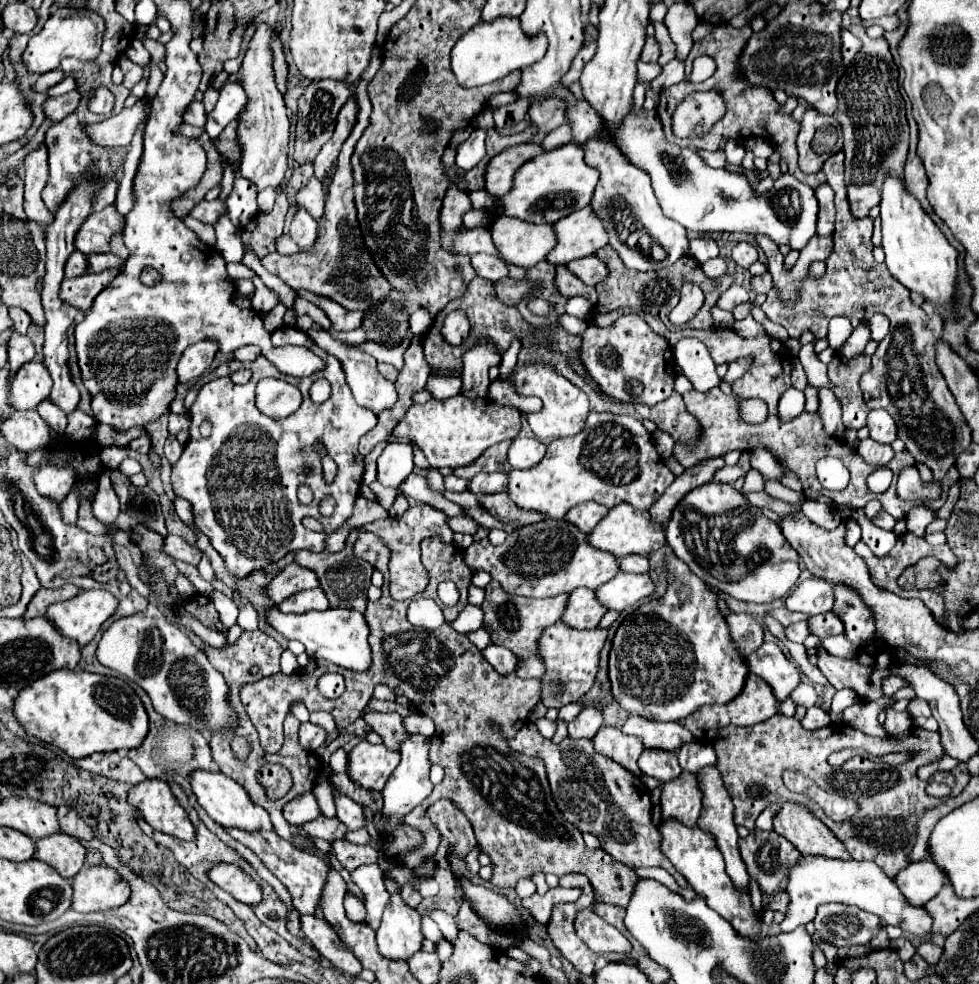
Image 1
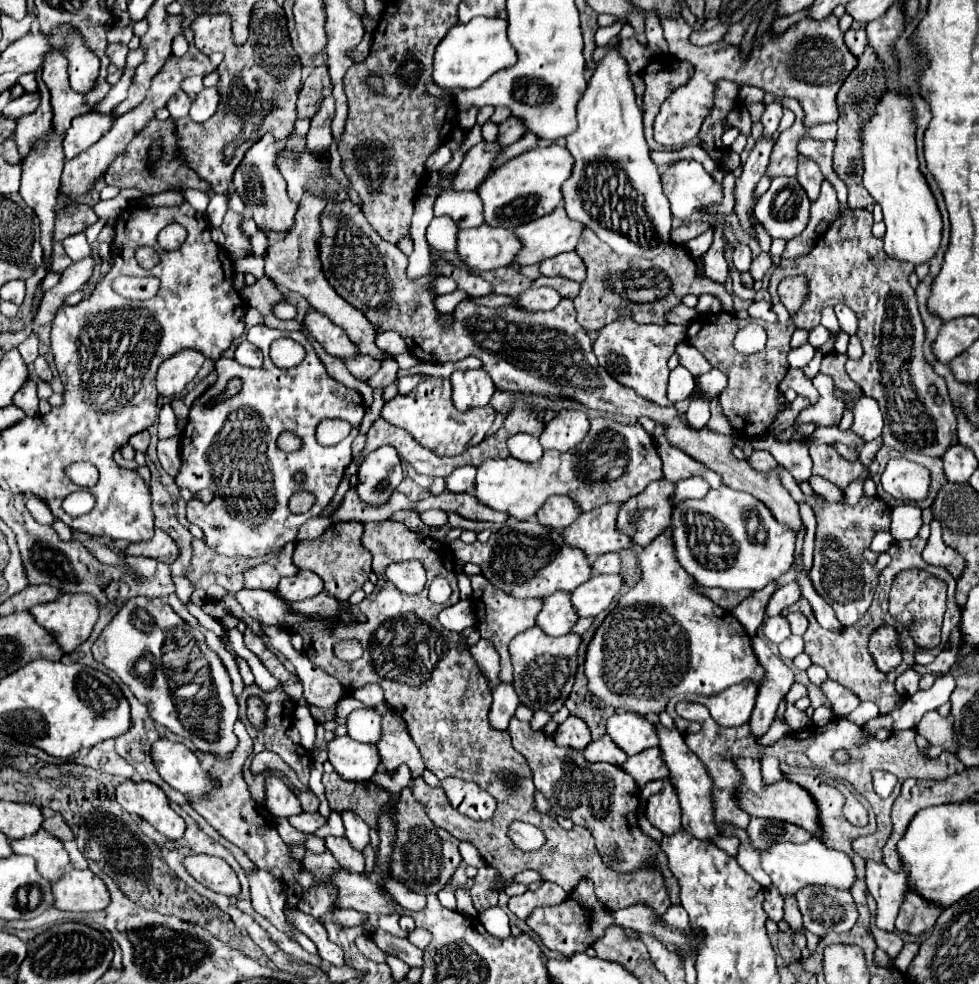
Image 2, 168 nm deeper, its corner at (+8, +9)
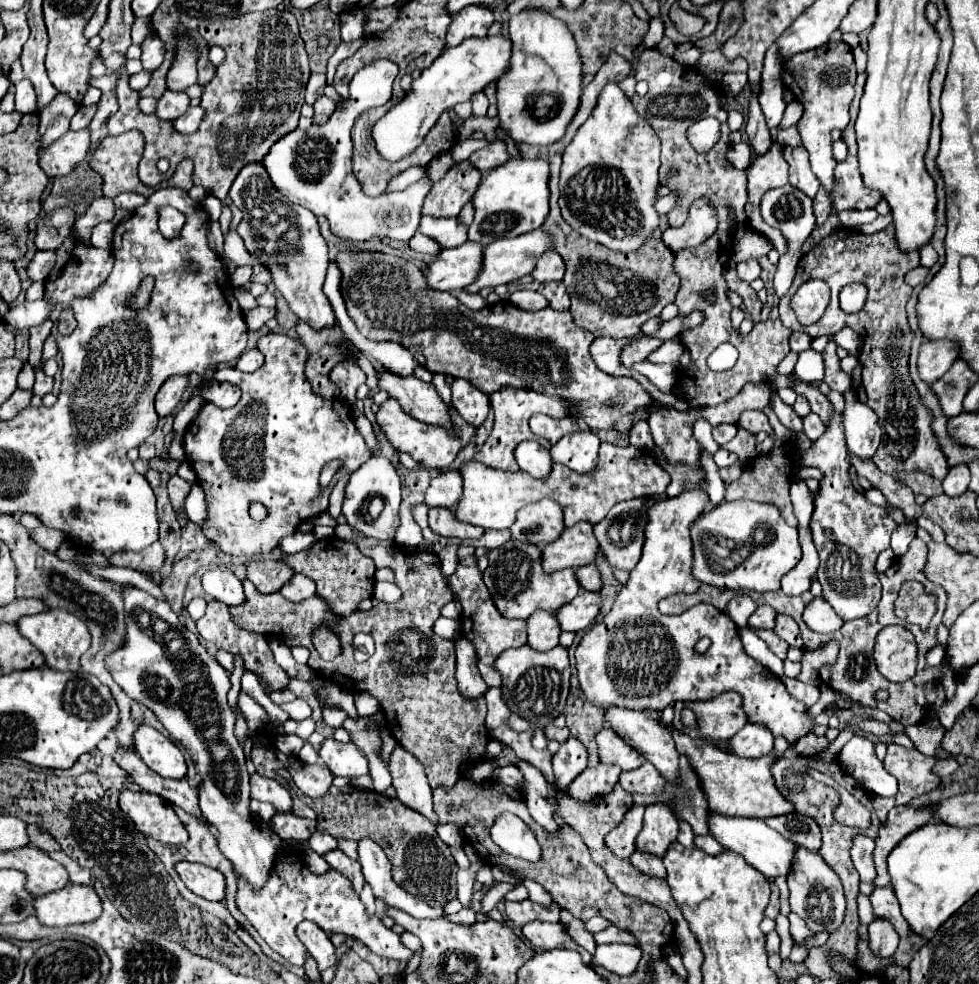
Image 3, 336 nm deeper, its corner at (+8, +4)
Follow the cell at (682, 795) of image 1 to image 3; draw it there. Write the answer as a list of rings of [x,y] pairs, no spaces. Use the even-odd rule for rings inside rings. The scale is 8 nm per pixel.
[[[656,803],[646,807],[644,827],[636,839],[636,851],[654,857],[664,857],[670,843],[678,837],[678,819],[672,815],[670,807]]]

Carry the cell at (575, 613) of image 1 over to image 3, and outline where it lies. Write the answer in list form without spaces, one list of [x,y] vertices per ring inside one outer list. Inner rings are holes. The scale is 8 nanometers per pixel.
[[[536,611],[532,617],[526,621],[526,631],[528,631],[528,647],[536,651],[548,651],[558,645],[560,637],[560,627],[554,617],[554,613],[548,611]]]

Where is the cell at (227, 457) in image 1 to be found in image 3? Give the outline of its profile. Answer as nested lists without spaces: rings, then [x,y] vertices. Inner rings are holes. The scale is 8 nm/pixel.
[[[266,333],[258,339],[258,349],[266,357],[258,371],[242,373],[236,367],[220,367],[214,373],[216,381],[240,387],[240,401],[230,409],[220,409],[214,403],[206,403],[184,435],[186,459],[196,471],[198,483],[204,489],[208,501],[208,521],[202,527],[204,535],[220,545],[224,553],[236,557],[252,557],[276,549],[282,537],[292,535],[298,529],[298,523],[304,523],[316,513],[320,515],[326,511],[330,491],[344,473],[356,471],[354,465],[362,465],[372,457],[364,437],[352,423],[350,405],[344,399],[322,399],[312,391],[304,375],[308,353],[298,339]],[[332,459],[344,459],[344,467],[334,475],[328,487],[320,487],[320,471]],[[250,501],[262,501],[268,507],[268,519],[254,521],[248,515]]]

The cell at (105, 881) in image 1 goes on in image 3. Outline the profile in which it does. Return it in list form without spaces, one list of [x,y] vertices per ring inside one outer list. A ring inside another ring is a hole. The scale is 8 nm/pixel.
[[[72,885],[34,899],[36,919],[46,927],[88,923],[100,917],[102,903],[92,885]]]

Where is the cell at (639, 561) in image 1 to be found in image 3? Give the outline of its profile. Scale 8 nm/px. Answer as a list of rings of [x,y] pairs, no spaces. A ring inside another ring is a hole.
[[[594,563],[576,569],[576,581],[580,581],[580,587],[584,587],[586,591],[598,591],[602,587],[600,573]]]

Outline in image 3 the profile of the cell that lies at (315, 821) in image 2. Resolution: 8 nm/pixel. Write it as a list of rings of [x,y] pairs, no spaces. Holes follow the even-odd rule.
[[[276,813],[270,819],[270,823],[274,827],[274,833],[282,841],[286,841],[286,839],[308,841],[310,835],[316,831],[316,821],[310,821],[310,819],[304,819],[304,817],[296,817],[294,813]]]

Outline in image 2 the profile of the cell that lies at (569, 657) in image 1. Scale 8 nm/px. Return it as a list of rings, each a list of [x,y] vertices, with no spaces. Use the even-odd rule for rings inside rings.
[[[528,628],[520,632],[510,642],[510,654],[514,664],[514,688],[522,704],[532,710],[546,710],[554,714],[560,710],[572,690],[574,674],[578,668],[578,646],[582,642],[580,634],[568,632],[564,636],[544,636],[540,628]]]

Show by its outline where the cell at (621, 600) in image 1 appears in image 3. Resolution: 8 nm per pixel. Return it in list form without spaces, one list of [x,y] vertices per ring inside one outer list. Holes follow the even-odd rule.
[[[580,591],[578,597],[574,597],[568,605],[562,605],[556,613],[558,625],[562,631],[572,631],[578,633],[586,627],[592,625],[600,611],[600,593],[590,593],[590,591]]]

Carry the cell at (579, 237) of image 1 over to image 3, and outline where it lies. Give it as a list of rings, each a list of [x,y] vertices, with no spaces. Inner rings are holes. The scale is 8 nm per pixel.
[[[536,229],[536,231],[530,231],[530,233],[524,233],[520,237],[514,237],[514,239],[500,239],[500,241],[494,241],[492,245],[484,247],[484,257],[482,257],[482,267],[480,267],[480,275],[476,275],[476,281],[472,281],[472,285],[464,287],[466,293],[478,293],[480,289],[484,287],[498,287],[502,283],[512,283],[512,281],[518,281],[522,279],[524,275],[532,273],[534,265],[536,265],[536,259],[552,249],[552,237],[548,233],[544,233],[542,229]]]

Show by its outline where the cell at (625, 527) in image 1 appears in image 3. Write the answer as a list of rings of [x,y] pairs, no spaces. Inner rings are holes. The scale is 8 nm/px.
[[[582,521],[570,529],[564,529],[554,543],[548,543],[542,549],[544,573],[554,573],[566,567],[574,569],[574,567],[590,565],[598,551],[600,547],[594,539],[592,525]]]

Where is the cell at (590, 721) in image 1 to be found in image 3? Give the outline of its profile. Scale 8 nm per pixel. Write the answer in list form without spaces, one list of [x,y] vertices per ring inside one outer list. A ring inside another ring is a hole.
[[[570,737],[566,743],[560,745],[560,751],[552,757],[554,767],[554,785],[558,791],[568,791],[568,785],[586,769],[588,753],[586,747]]]

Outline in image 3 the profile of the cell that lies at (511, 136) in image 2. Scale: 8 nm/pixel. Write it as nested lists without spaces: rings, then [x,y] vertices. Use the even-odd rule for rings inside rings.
[[[494,141],[494,143],[490,143],[488,147],[472,153],[472,155],[468,157],[468,161],[470,161],[478,171],[482,171],[482,173],[484,173],[484,171],[490,171],[490,169],[494,169],[494,167],[498,167],[498,165],[502,165],[502,163],[508,161],[508,159],[506,159],[506,145],[504,145],[502,141]]]

